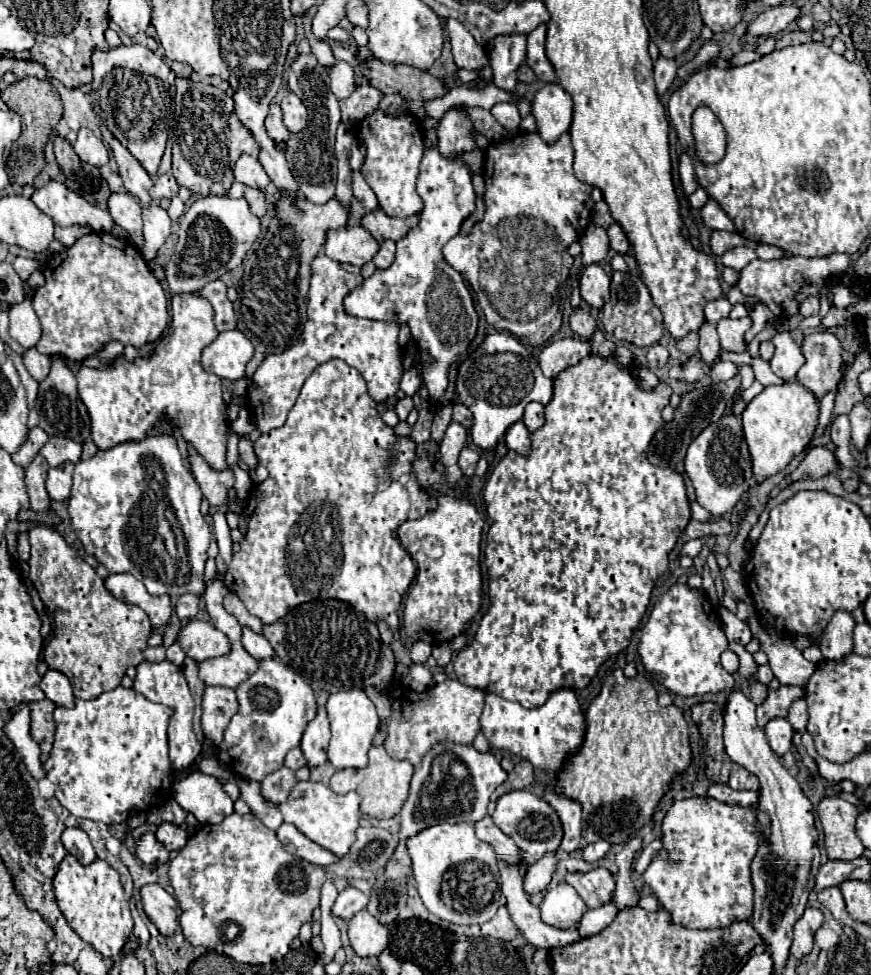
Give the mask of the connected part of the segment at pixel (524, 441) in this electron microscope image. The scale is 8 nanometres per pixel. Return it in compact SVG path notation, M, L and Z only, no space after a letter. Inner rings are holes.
M516 421L508 427L506 445L508 445L508 449L522 453L522 455L530 453L530 431L526 429L526 425L522 421Z

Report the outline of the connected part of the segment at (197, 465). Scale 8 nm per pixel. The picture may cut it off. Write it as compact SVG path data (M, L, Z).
M192 451L188 455L192 473L204 493L204 497L210 501L210 505L222 505L228 501L228 489L234 485L234 471L232 467L216 473L216 469L212 469L204 457L200 457L196 451Z

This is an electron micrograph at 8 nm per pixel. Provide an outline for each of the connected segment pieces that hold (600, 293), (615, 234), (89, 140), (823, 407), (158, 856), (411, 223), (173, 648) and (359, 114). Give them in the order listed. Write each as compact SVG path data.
M588 265L580 277L580 295L590 305L600 309L604 301L608 301L610 293L610 277L600 265Z
M614 223L608 227L608 237L610 237L610 247L620 253L620 255L626 255L628 249L630 249L630 241L624 233L624 229L620 227L620 223Z
M80 129L78 131L78 139L74 143L74 151L76 155L84 161L90 163L94 167L102 167L108 163L108 149L102 143L102 139L98 139L90 129Z
M832 389L832 391L828 391L828 393L824 393L822 397L820 397L820 423L818 423L818 429L816 429L816 433L814 435L822 435L822 431L824 431L824 427L826 427L826 423L830 421L830 415L832 415L832 409L834 409L834 399L836 399L836 389Z
M152 833L142 835L142 839L136 843L136 855L142 859L144 865L152 865L152 867L160 867L170 859L168 849L162 843L158 843Z
M374 209L362 217L362 227L366 227L378 243L386 239L398 241L416 225L418 225L418 215L412 215L406 219L394 219L394 217L388 217L382 209Z
M174 643L174 645L170 645L168 649L166 649L166 659L168 661L172 661L174 665L182 665L184 663L184 651L180 649L180 645L178 643Z
M370 85L356 87L348 99L340 101L342 123L360 123L364 117L370 117L378 109L382 93Z

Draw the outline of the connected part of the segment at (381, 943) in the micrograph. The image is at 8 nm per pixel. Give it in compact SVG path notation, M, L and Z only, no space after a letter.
M366 909L348 921L350 947L360 957L378 957L388 945L388 931Z

